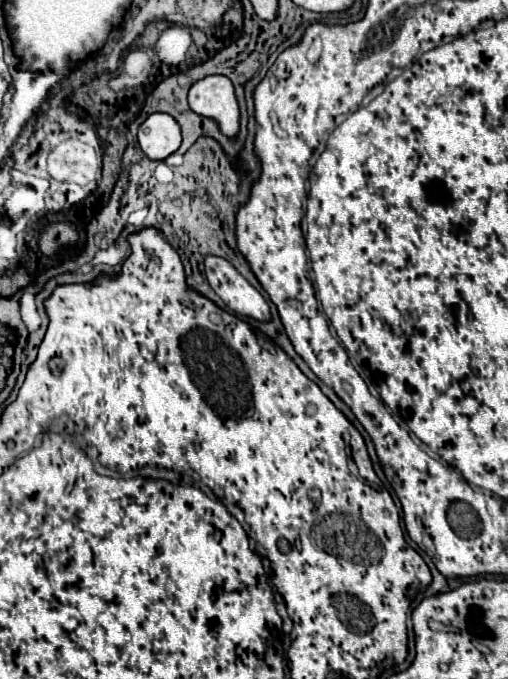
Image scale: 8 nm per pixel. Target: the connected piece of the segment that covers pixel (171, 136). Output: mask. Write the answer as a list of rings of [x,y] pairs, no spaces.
[[[152,113],[140,125],[138,141],[148,159],[162,161],[180,149],[180,125],[166,113]]]

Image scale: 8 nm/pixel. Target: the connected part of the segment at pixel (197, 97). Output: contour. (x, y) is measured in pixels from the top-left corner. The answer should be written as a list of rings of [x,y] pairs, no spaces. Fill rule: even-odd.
[[[210,75],[196,81],[188,93],[190,109],[202,117],[214,119],[222,135],[234,139],[240,131],[240,109],[234,85],[224,75]]]

